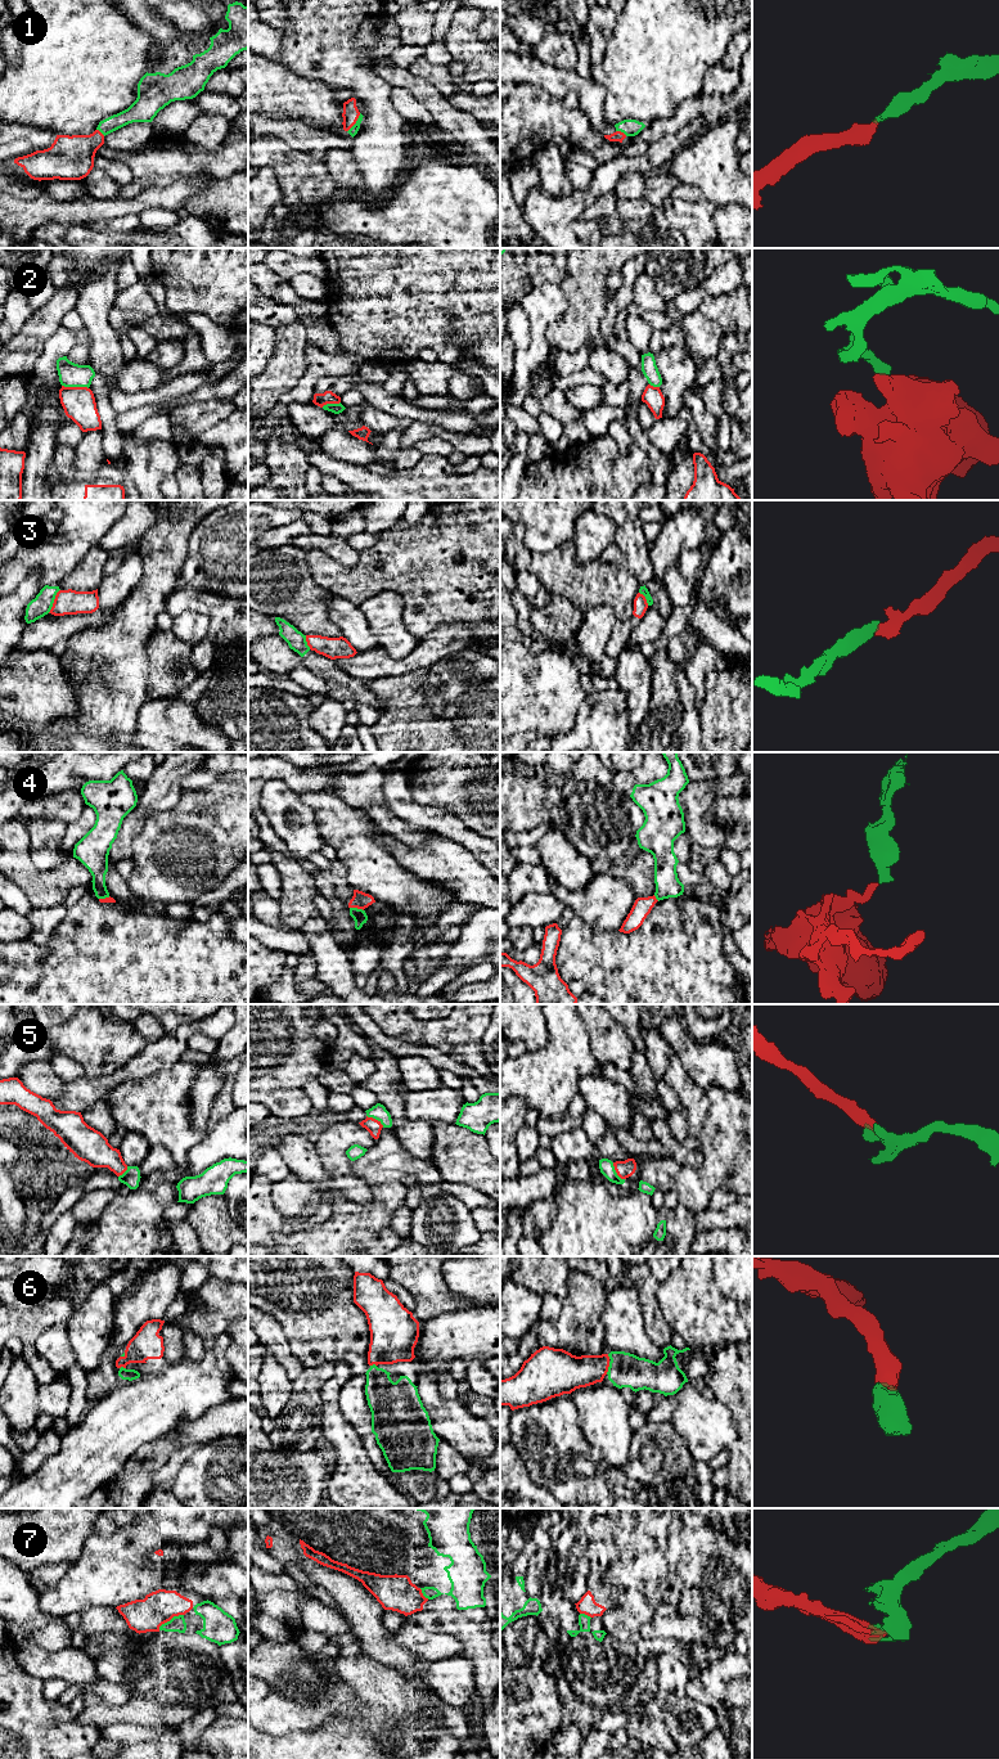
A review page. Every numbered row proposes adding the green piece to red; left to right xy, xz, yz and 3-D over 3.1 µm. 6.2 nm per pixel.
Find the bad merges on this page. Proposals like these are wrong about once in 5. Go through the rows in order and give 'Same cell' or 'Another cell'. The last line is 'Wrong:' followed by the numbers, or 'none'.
1: Same cell
2: Another cell
3: Another cell
4: Another cell
5: Same cell
6: Same cell
7: Another cell
Wrong: 2, 3, 4, 7

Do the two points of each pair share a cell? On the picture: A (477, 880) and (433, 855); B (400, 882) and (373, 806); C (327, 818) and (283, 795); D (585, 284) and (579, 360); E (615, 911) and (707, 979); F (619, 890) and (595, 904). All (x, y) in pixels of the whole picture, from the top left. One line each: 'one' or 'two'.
A: one
B: two
C: two
D: two
E: two
F: one

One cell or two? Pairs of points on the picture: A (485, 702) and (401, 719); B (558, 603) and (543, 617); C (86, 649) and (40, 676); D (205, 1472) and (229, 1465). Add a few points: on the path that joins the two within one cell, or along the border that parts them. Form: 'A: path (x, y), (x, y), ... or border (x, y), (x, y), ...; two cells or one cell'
A: path (464, 723), (462, 725), (422, 725); one cell
B: path (554, 607), (545, 613); one cell
C: border (59, 656), (62, 670), (73, 683), (75, 692); two cells
D: path (211, 1472), (223, 1471); one cell

